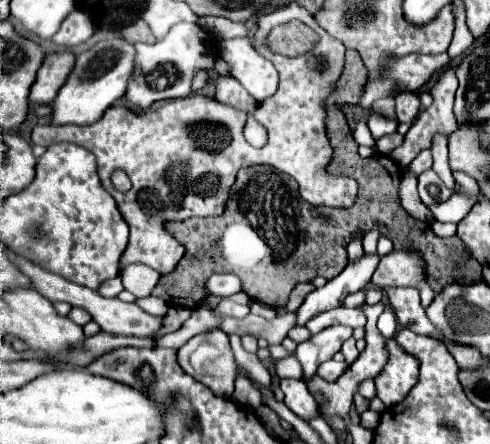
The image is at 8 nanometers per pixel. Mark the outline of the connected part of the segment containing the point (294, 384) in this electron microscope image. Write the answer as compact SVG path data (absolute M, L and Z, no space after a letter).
M282 379L280 381L280 389L284 391L284 403L304 421L312 419L312 415L316 415L316 401L310 395L306 383L302 379Z

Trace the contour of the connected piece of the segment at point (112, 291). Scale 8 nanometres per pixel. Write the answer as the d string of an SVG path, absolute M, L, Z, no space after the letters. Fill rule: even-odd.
M114 277L114 279L104 281L104 283L100 285L100 289L98 289L98 293L100 293L102 297L116 297L116 295L122 293L122 291L124 291L124 285L122 285L122 279L120 279L120 277Z

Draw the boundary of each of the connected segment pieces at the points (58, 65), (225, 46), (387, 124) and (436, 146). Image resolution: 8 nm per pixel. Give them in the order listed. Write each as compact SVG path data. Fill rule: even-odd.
M60 51L46 55L34 85L30 87L30 103L42 103L48 105L58 95L58 89L64 85L64 79L68 77L68 71L72 71L74 55L70 51Z
M236 37L218 43L220 57L230 65L230 75L242 83L254 99L264 99L272 95L278 87L276 67L260 57L248 37Z
M370 109L366 123L368 123L368 127L370 127L374 139L380 139L382 135L394 133L396 127L398 127L398 121L396 121L396 119L392 119L392 117L388 119L386 115L380 115L380 113L376 113L374 109Z
M434 135L432 137L432 159L434 159L434 165L432 169L438 173L438 177L450 187L454 189L454 177L452 177L452 171L448 167L448 149L446 149L446 137L444 135Z

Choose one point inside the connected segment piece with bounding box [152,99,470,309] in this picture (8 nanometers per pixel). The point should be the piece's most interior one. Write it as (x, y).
(267, 225)

